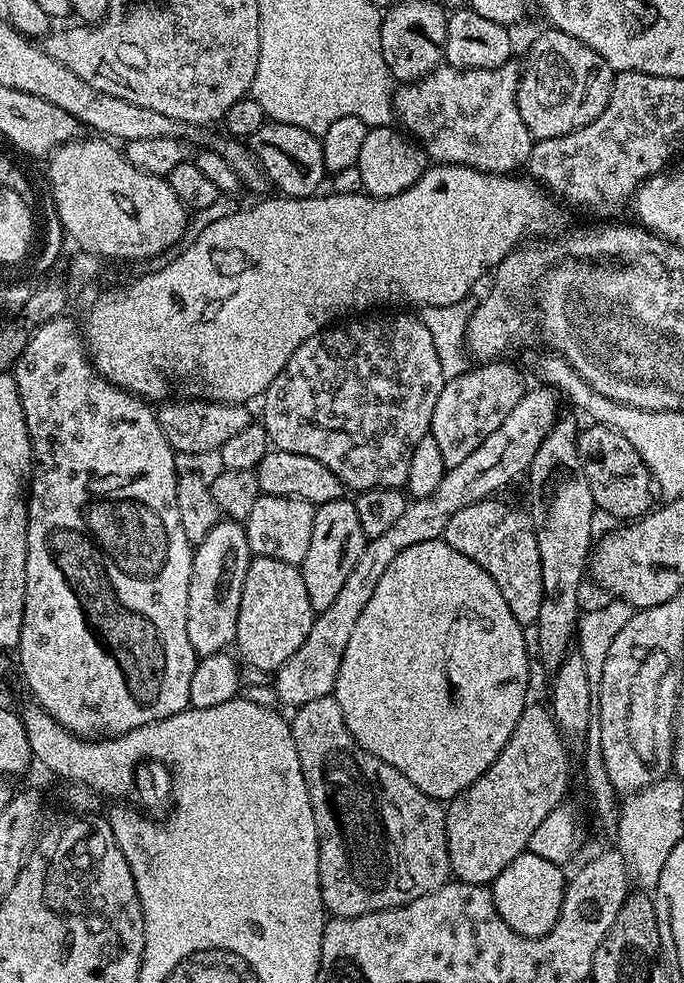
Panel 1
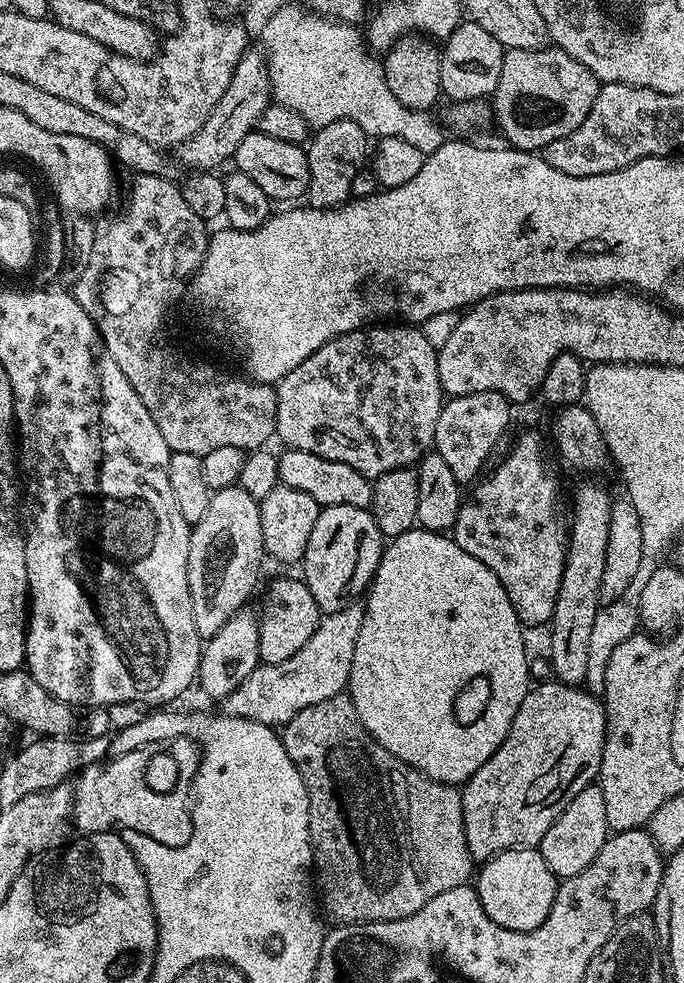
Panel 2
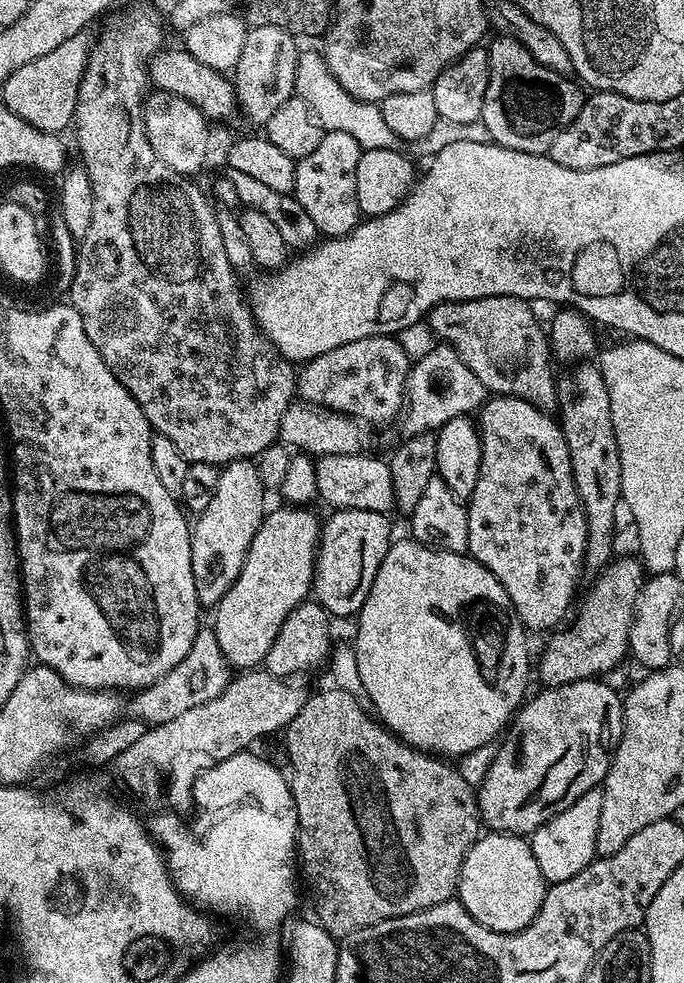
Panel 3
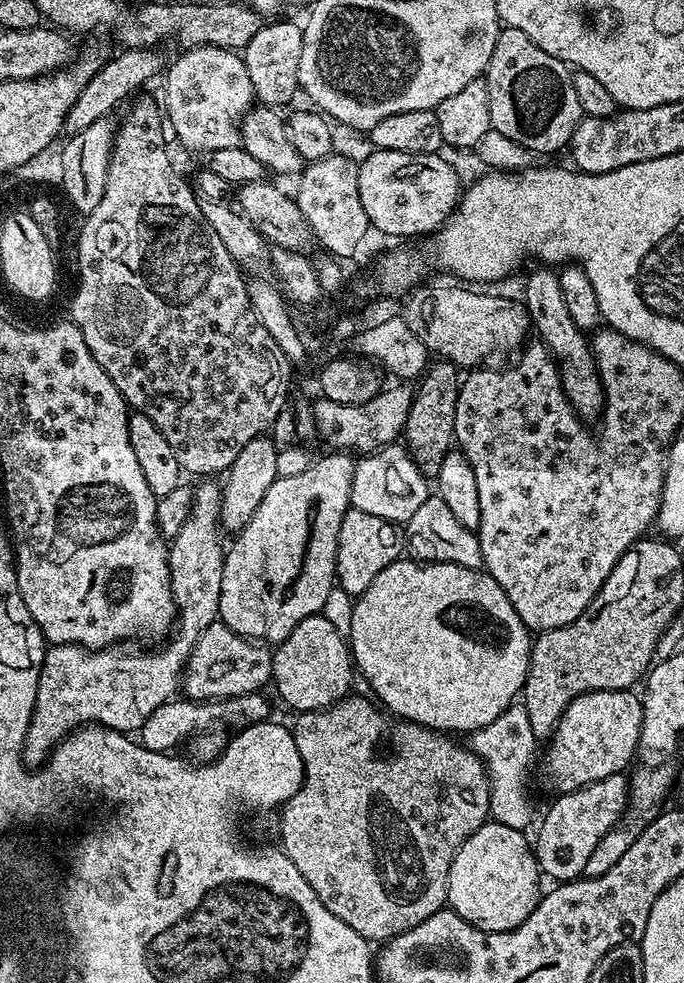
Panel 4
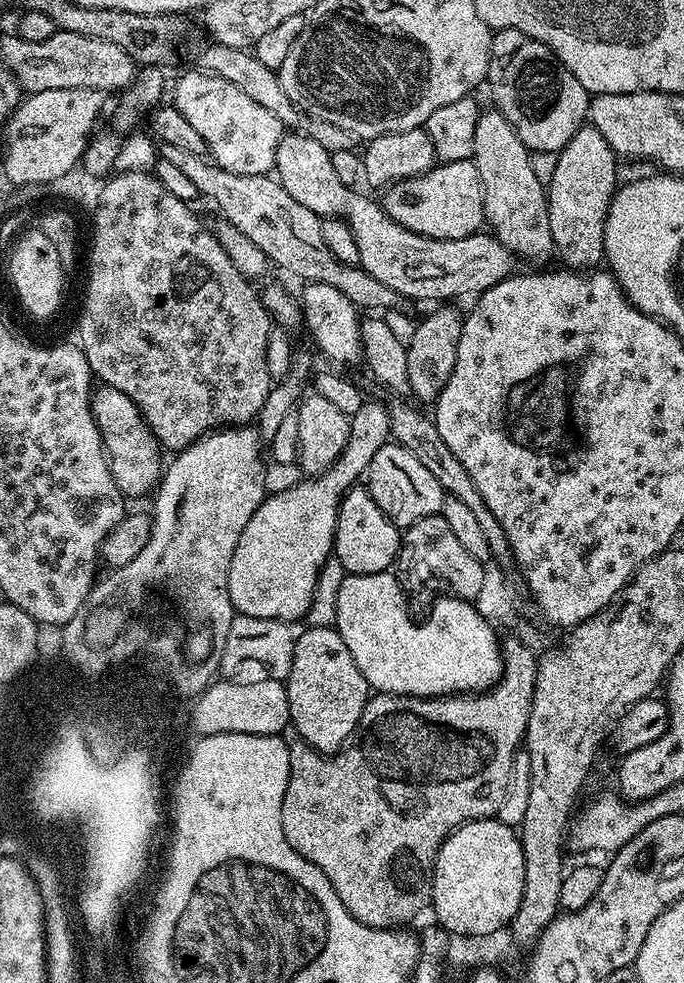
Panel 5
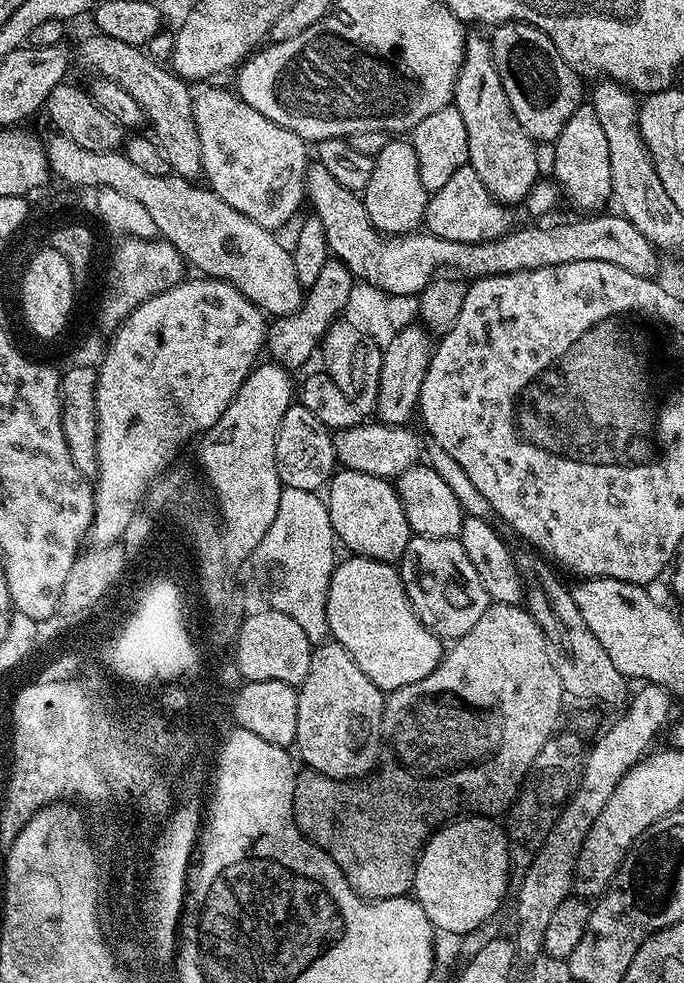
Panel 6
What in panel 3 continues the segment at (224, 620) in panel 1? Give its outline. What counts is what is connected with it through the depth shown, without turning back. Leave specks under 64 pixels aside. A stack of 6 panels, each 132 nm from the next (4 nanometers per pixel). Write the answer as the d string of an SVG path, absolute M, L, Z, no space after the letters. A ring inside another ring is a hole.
M232 460L220 468L218 490L214 490L210 506L195 517L190 528L194 590L201 605L215 606L234 586L246 562L250 542L254 542L254 534L258 534L266 515L264 495L264 483L252 460Z

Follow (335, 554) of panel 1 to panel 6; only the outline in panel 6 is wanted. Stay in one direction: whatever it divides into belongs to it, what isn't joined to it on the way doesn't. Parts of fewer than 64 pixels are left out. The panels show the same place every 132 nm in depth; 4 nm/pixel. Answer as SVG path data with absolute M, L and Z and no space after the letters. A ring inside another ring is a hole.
M341 467L326 485L326 503L330 514L330 526L334 526L336 539L343 547L345 544L349 548L347 551L351 555L381 560L384 564L400 561L414 533L406 522L406 510L402 510L400 496L396 493L396 485L391 479Z

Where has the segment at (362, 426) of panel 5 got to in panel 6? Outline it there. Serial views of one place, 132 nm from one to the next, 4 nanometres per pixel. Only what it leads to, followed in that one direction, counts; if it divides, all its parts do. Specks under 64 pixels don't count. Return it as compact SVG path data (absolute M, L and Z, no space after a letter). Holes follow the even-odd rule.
M423 323L408 324L397 331L396 337L389 345L383 346L381 358L381 378L376 399L376 412L379 419L386 424L409 423L411 416L417 415L422 394L422 382L426 370L432 361L434 340Z

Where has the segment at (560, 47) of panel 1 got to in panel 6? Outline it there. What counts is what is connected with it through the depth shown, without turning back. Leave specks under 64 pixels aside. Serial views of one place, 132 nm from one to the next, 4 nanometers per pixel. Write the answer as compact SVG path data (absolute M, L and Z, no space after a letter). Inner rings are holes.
M498 24L491 29L492 57L498 66L498 78L502 78L502 86L506 90L506 98L510 98L510 106L514 110L514 118L522 126L522 130L534 142L554 142L558 134L562 134L562 126L570 122L570 114L578 110L582 102L580 96L581 77L577 69L567 64L558 54L558 46L550 42L550 38L542 30L529 24Z

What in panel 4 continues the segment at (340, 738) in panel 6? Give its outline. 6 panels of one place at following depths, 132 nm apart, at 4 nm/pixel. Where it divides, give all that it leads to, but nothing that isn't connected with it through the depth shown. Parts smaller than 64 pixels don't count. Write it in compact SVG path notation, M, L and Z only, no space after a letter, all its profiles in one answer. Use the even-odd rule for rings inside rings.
M321 614L302 618L302 622L290 630L290 638L275 645L272 652L271 683L276 684L277 694L293 708L293 713L316 712L336 704L353 691L353 679L350 645Z

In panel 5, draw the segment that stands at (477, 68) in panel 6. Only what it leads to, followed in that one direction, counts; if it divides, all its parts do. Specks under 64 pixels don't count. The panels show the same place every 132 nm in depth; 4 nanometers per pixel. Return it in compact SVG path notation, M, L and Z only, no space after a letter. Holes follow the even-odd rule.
M481 111L478 126L474 130L471 160L476 163L482 182L484 219L491 235L521 261L533 260L536 266L547 265L544 263L553 259L554 249L546 185L538 182L528 147L522 138L518 138L518 134L514 134L514 126L506 122L501 112Z

